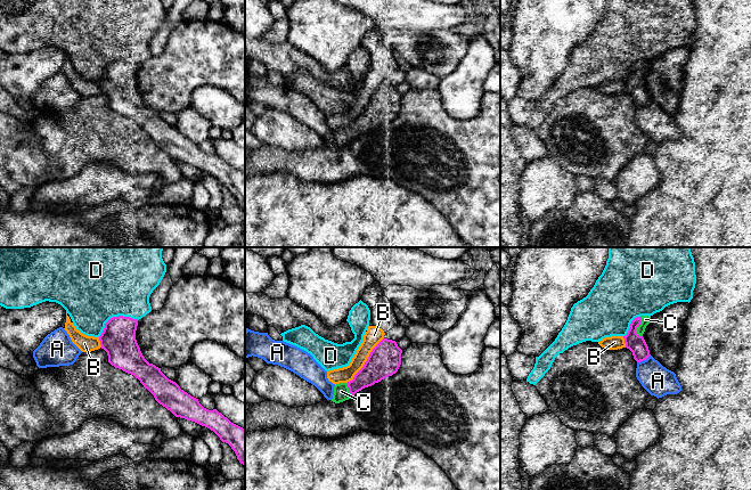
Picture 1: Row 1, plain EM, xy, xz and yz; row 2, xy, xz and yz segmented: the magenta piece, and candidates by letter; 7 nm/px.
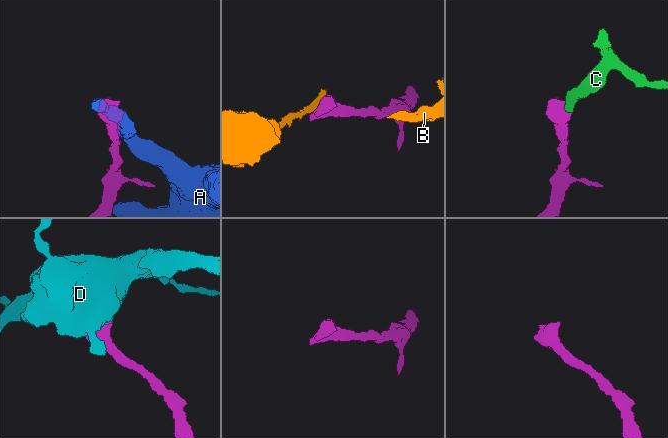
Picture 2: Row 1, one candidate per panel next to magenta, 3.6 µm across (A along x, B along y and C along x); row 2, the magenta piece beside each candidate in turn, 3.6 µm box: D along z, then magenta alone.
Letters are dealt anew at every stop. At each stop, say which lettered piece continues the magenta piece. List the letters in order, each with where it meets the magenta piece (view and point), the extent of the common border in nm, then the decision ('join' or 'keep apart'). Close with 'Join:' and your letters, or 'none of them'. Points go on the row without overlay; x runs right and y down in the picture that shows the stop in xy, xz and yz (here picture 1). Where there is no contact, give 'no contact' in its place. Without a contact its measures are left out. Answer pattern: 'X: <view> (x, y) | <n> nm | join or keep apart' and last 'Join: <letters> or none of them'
A: yz (643, 105) | 110 nm | keep apart
B: xz (366, 106) | 420 nm | keep apart
C: yz (638, 70) | 150 nm | join
D: xy (115, 62) | 320 nm | keep apart
Join: C

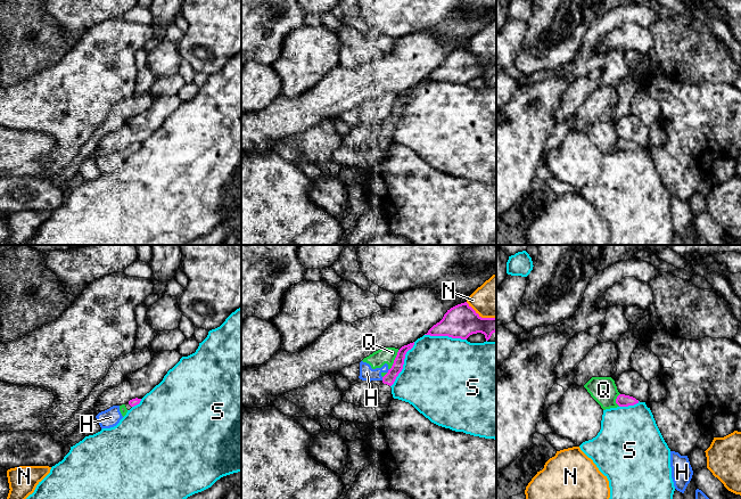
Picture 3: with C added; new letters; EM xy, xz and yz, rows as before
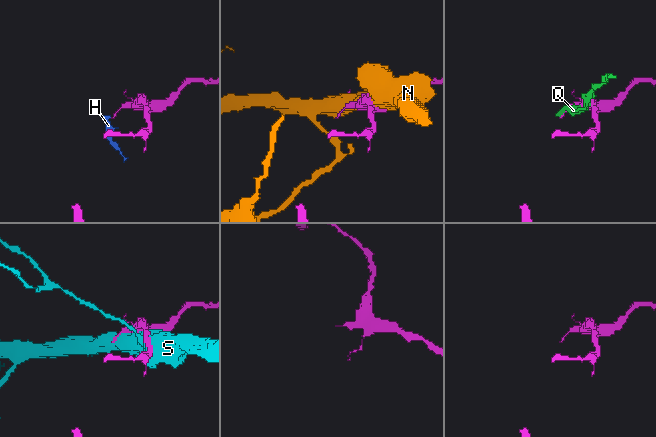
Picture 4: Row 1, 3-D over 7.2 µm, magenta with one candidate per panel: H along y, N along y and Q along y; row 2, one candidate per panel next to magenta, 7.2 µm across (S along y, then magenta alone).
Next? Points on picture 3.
H: xz (388, 116) | 40 nm | keep apart
N: xz (480, 62) | 240 nm | keep apart
Q: xz (394, 105) | 160 nm | keep apart
S: xz (403, 108) | 360 nm | keep apart
Join: none of them

